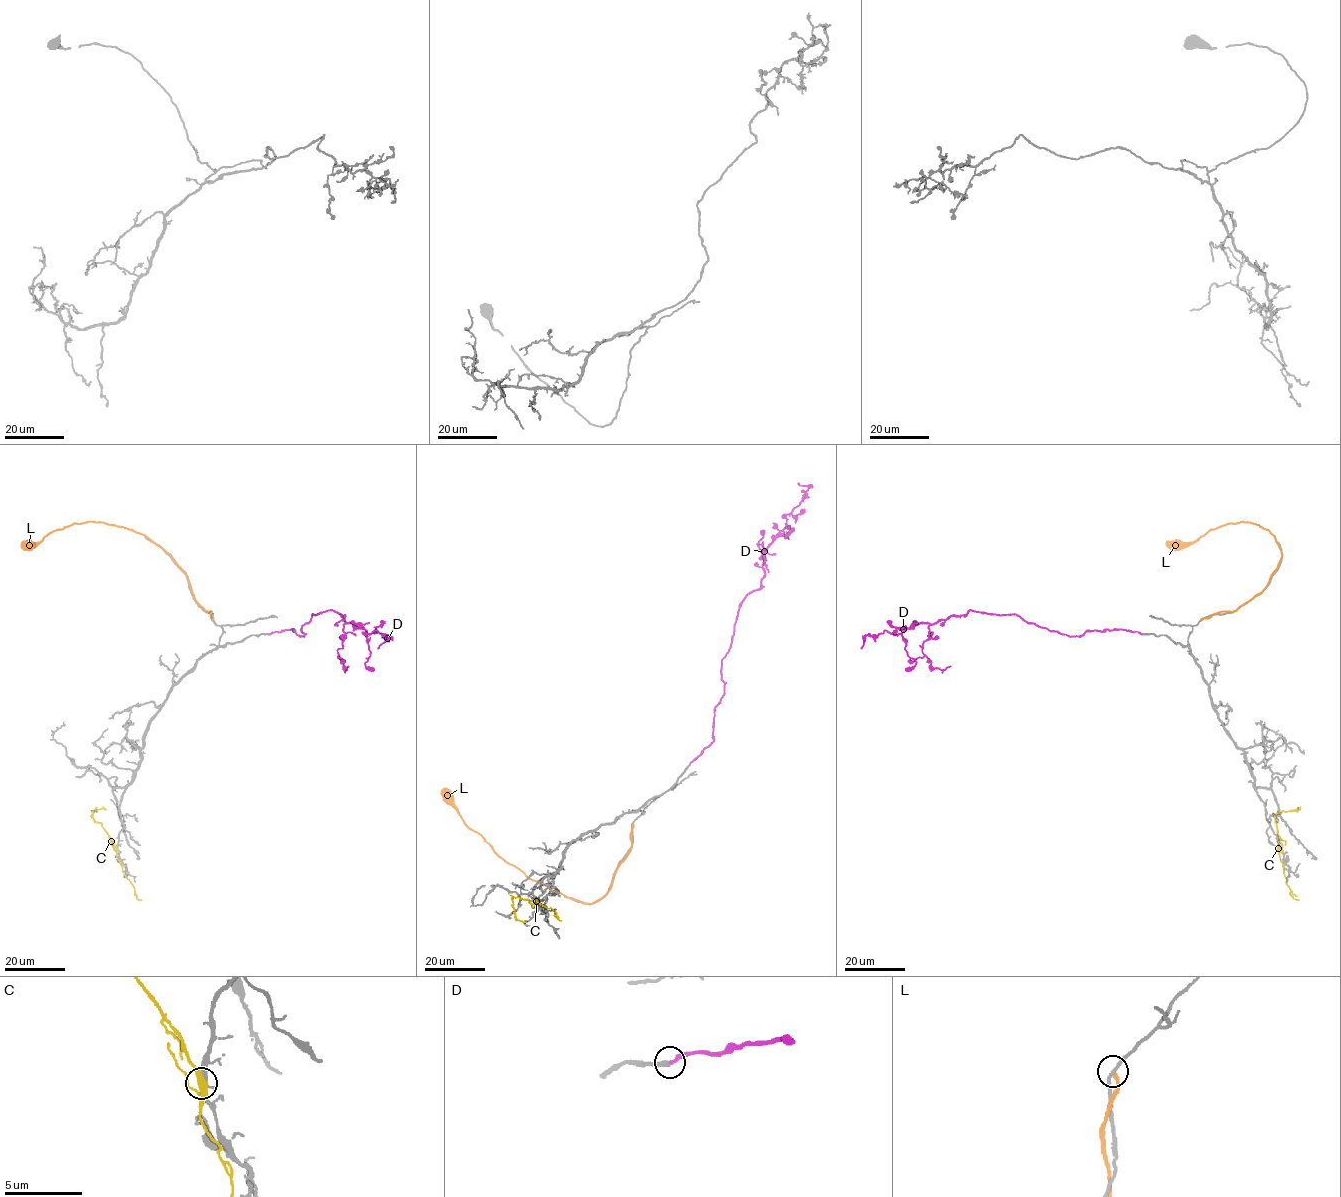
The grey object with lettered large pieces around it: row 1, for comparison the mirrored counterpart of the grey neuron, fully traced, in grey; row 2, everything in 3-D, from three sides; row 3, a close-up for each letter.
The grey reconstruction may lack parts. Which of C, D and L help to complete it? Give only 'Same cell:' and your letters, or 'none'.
Same cell: D

